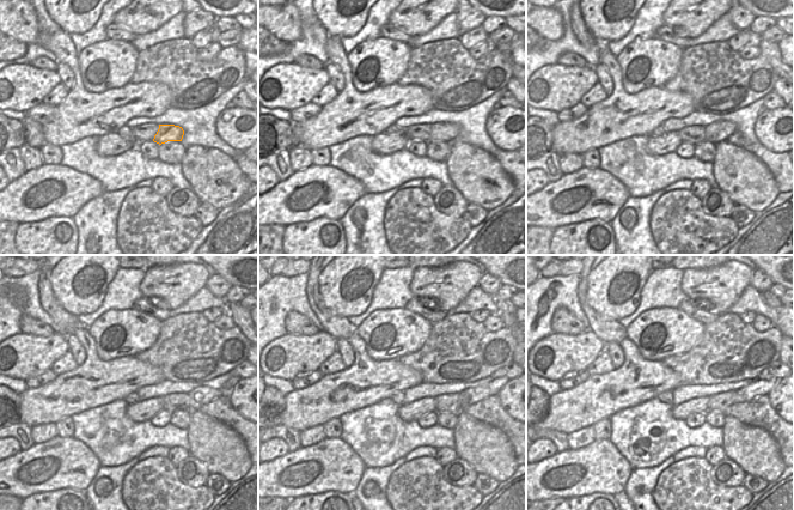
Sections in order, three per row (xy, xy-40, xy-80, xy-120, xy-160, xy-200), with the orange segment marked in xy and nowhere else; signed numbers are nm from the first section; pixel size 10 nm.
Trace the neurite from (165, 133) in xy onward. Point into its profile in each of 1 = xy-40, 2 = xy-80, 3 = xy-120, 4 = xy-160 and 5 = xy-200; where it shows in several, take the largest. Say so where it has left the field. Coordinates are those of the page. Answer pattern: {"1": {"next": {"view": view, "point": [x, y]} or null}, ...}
{"1": {"next": {"view": "xy-40", "point": [447, 132]}}, "2": {"next": {"view": "xy-80", "point": [716, 132]}}, "3": {"next": {"view": "xy-120", "point": [200, 396]}}, "4": {"next": {"view": "xy-160", "point": [471, 395]}}, "5": {"next": {"view": "xy-200", "point": [758, 387]}}}

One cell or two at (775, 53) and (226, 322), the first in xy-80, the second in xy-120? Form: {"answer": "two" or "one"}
{"answer": "two"}

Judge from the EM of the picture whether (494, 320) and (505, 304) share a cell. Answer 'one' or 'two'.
two

